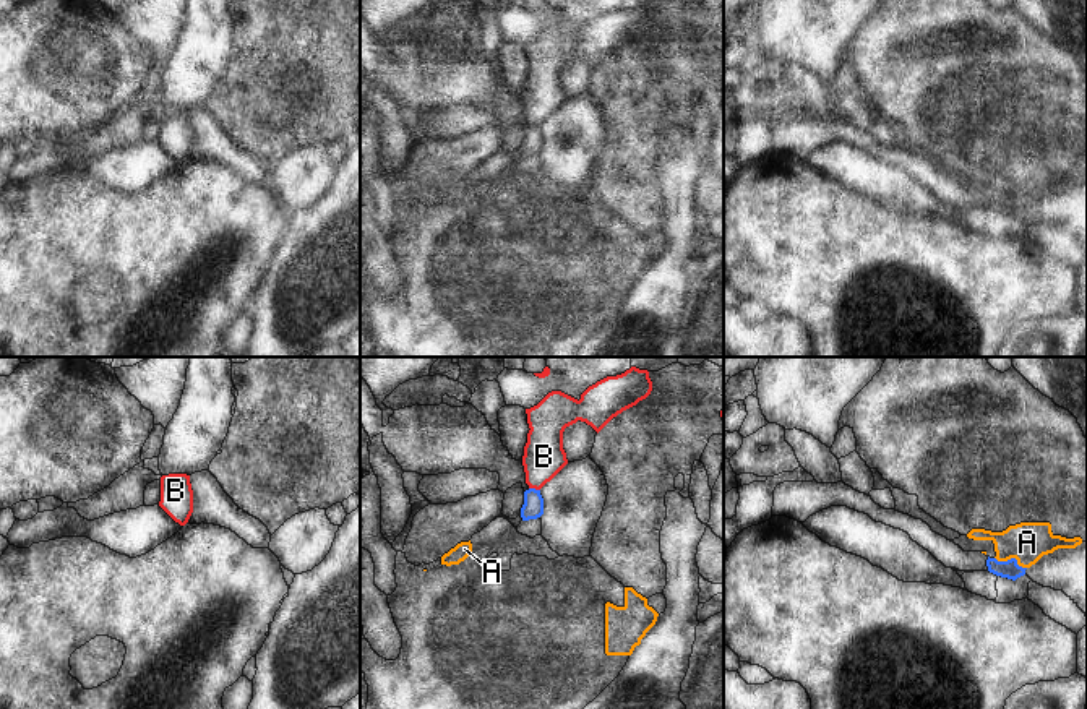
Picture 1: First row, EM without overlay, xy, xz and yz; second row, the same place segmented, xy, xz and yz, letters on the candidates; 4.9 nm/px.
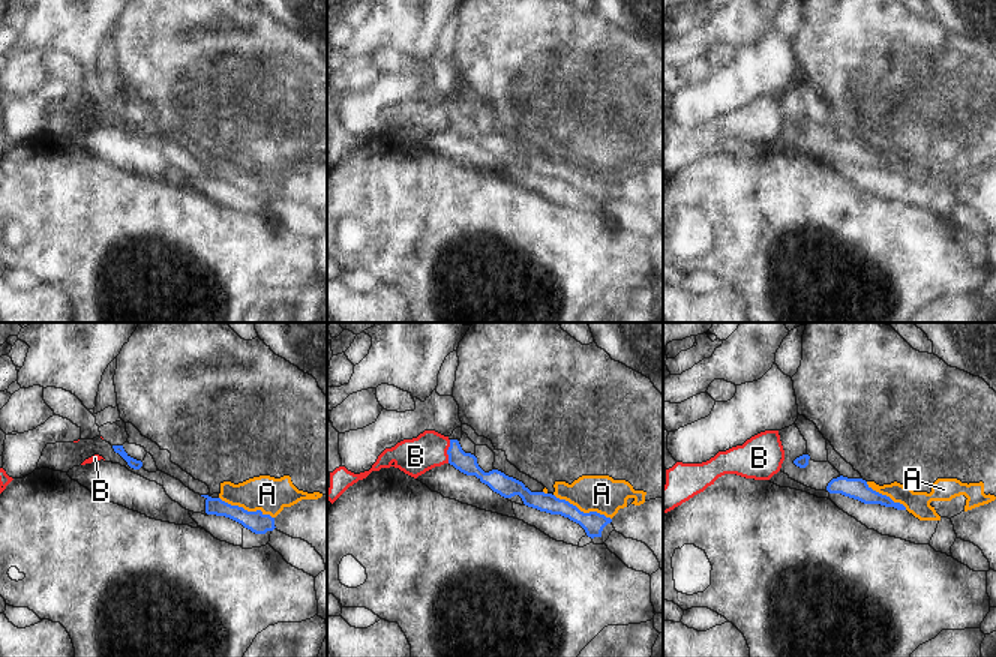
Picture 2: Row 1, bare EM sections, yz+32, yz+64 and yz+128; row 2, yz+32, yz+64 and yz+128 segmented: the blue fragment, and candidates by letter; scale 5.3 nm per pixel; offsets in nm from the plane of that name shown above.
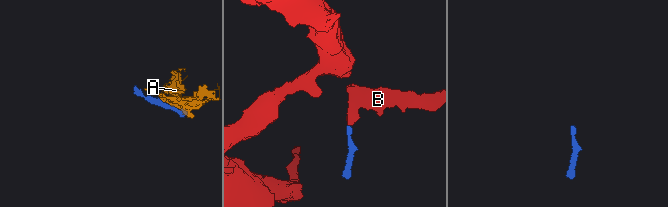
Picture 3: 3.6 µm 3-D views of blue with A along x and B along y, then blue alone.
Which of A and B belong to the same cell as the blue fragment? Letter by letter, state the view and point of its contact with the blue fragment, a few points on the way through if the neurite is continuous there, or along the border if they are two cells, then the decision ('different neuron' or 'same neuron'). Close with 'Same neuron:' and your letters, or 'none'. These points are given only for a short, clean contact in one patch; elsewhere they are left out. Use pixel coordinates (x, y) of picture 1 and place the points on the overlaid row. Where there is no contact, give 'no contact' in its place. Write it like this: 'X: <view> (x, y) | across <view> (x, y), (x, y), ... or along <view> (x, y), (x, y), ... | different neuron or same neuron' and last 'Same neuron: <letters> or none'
A: yz (1011, 558) | different neuron
B: xz (534, 489) | along xz (529, 487), (539, 490) | different neuron
Same neuron: none

